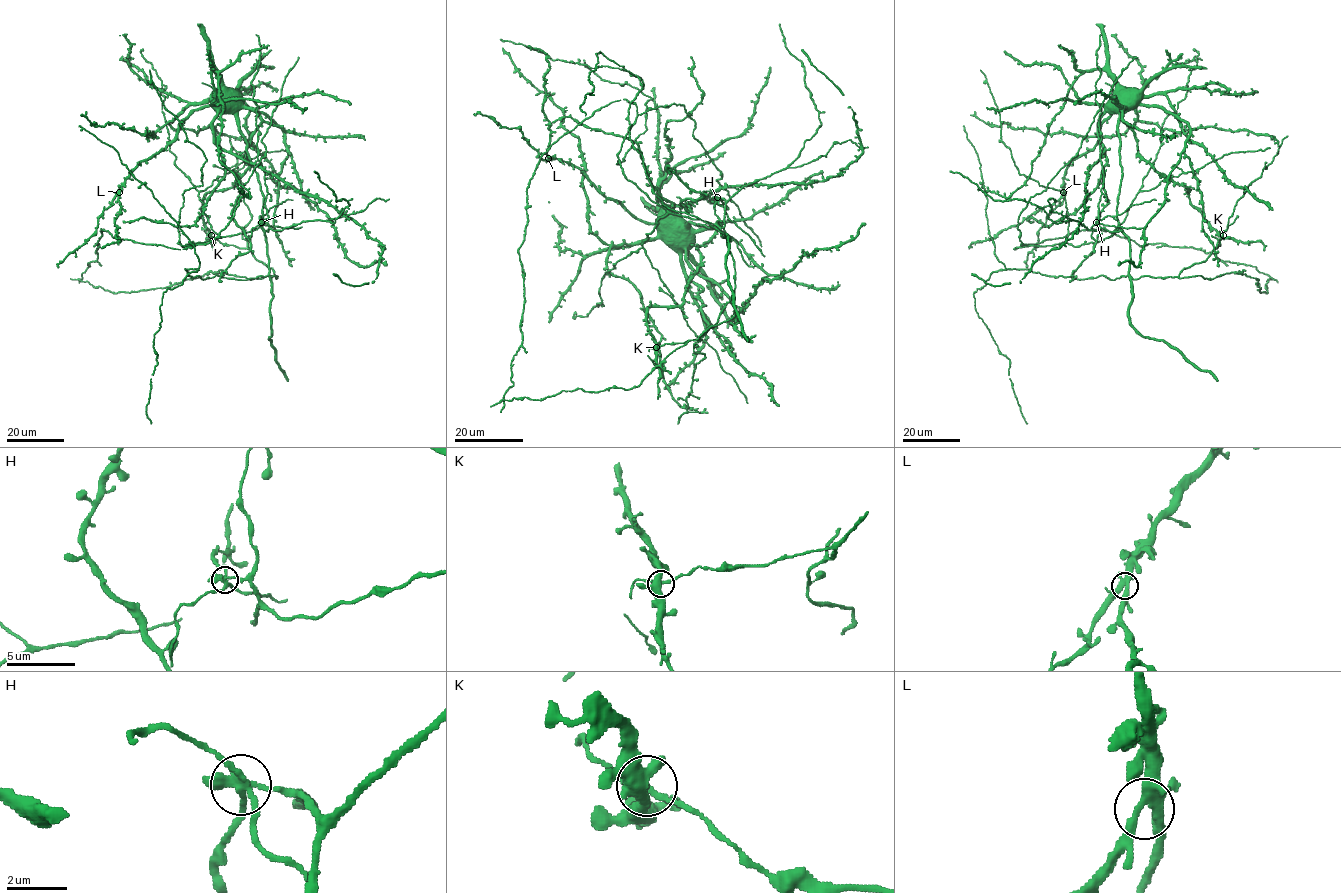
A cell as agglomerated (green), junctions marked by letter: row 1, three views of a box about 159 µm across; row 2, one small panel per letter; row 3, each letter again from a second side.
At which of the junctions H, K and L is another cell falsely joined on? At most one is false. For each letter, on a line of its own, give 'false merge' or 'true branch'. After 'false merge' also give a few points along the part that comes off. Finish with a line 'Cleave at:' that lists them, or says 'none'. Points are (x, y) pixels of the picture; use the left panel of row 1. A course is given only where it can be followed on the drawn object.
H: false merge; course (261, 222), (260, 216), (271, 208), (292, 200)
K: true branch
L: true branch
Cleave at: H

